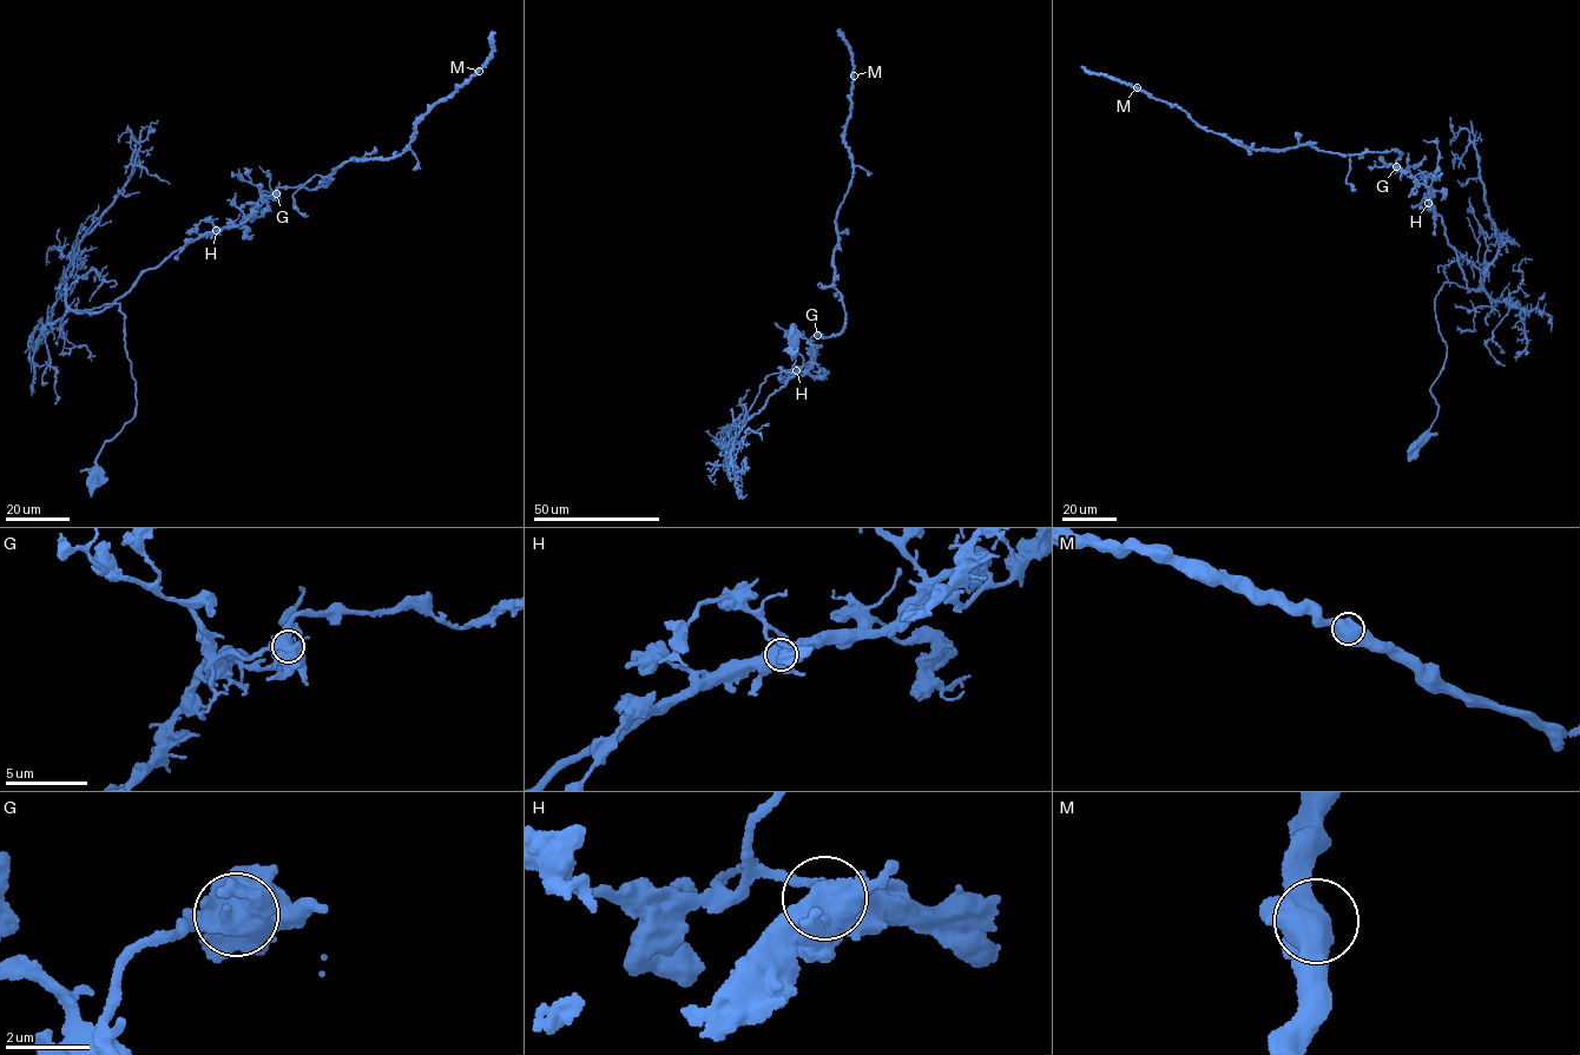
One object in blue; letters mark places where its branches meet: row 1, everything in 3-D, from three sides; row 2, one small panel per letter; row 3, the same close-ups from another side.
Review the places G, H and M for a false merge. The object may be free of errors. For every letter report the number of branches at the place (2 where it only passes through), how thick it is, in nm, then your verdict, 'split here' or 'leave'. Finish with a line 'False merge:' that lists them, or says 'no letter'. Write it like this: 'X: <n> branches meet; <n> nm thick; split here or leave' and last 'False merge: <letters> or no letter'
G: 3 branches meet; 750 nm thick; split here
H: 3 branches meet; 550 nm thick; leave
M: 3 branches meet; 650 nm thick; leave
False merge: G

